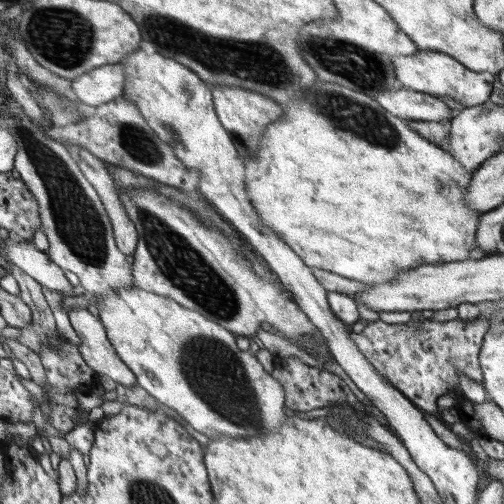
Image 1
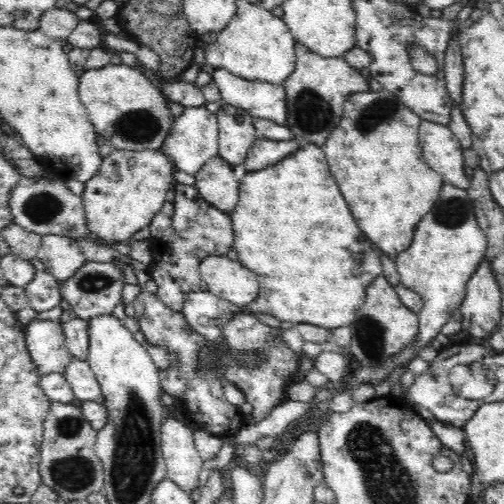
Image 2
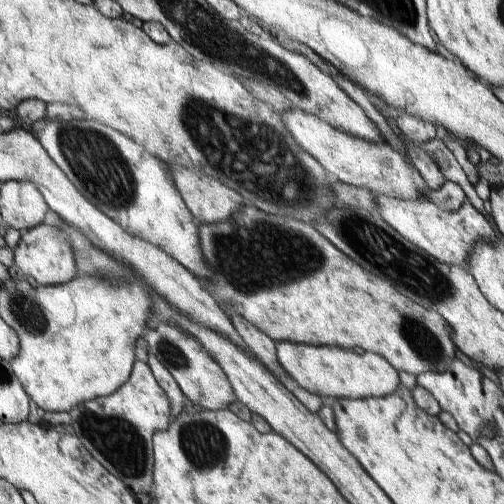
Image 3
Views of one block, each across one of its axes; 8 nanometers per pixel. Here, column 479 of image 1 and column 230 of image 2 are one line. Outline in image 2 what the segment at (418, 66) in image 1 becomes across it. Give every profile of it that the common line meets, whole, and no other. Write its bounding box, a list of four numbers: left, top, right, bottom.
[212,70,288,126]

